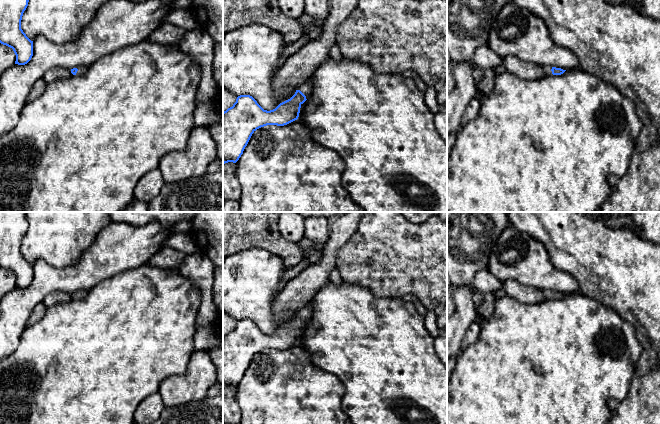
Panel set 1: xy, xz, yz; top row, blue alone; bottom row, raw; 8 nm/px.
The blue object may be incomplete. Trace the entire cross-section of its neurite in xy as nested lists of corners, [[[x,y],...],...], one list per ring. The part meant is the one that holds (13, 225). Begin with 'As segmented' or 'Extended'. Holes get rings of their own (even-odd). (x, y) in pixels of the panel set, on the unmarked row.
As segmented. [[[0,212],[0,267],[13,273],[15,288],[25,289],[33,280],[33,265],[21,253],[21,244],[28,230],[25,212]]]

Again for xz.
Extended. [[[312,301],[296,313],[295,318],[275,333],[264,334],[250,319],[240,319],[232,331],[223,336],[223,388],[236,387],[252,358],[267,349],[284,350],[298,343],[301,329],[312,316]]]

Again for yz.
Extended. [[[542,290],[542,291],[544,295],[546,296],[547,300],[561,299],[566,295],[561,292],[556,292],[551,290]]]

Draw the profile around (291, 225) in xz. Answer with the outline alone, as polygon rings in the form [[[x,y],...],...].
[[[279,212],[278,229],[285,239],[299,242],[305,235],[305,218],[298,212]]]

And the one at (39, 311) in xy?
[[[43,302],[38,303],[34,310],[32,311],[31,316],[28,319],[27,326],[32,326],[38,321],[40,321],[46,313],[46,306]]]

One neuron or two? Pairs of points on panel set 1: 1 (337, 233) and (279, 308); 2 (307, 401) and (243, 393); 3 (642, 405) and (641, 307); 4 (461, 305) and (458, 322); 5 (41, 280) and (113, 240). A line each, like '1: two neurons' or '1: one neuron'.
1: one neuron
2: one neuron
3: one neuron
4: one neuron
5: one neuron

